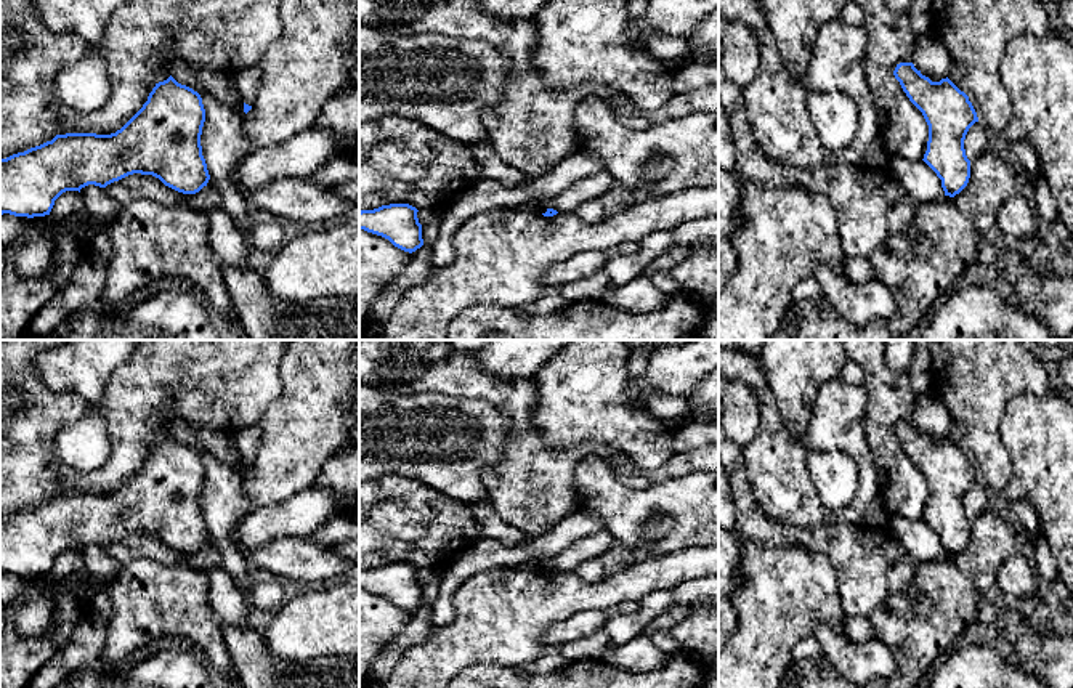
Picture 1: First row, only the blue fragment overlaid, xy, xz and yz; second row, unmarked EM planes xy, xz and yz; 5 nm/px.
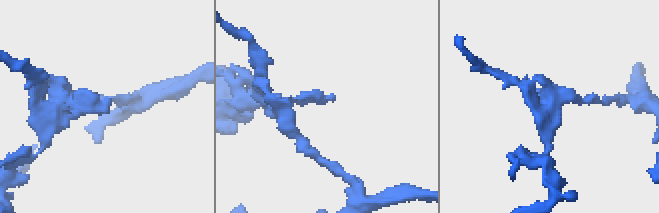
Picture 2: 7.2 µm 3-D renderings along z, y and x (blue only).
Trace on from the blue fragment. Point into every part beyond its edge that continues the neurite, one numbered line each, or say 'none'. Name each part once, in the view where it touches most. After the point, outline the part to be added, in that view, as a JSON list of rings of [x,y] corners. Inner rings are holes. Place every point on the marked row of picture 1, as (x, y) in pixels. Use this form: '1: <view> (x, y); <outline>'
none

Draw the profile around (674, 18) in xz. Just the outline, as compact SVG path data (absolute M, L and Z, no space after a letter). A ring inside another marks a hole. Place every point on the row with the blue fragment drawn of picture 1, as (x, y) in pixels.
M648 0L646 13L629 19L627 38L637 50L646 50L650 34L686 38L715 10L719 0Z

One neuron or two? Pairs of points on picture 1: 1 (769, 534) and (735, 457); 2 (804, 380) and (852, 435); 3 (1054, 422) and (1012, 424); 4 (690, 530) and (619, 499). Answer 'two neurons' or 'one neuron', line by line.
1: one neuron
2: two neurons
3: one neuron
4: one neuron

